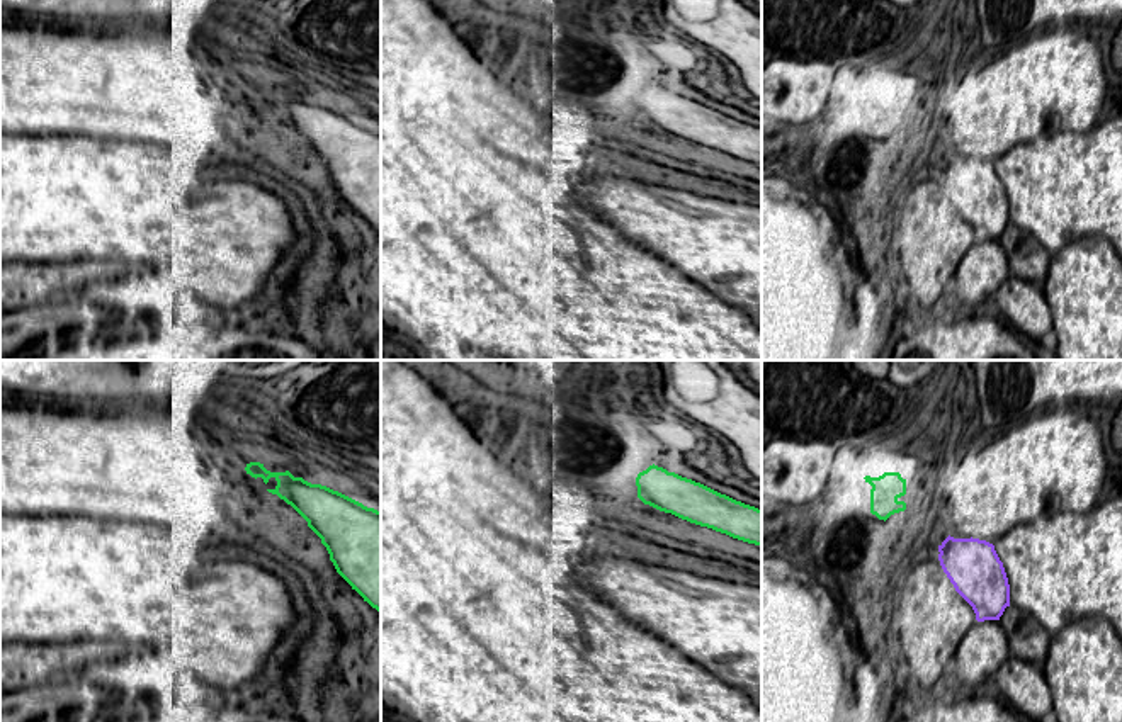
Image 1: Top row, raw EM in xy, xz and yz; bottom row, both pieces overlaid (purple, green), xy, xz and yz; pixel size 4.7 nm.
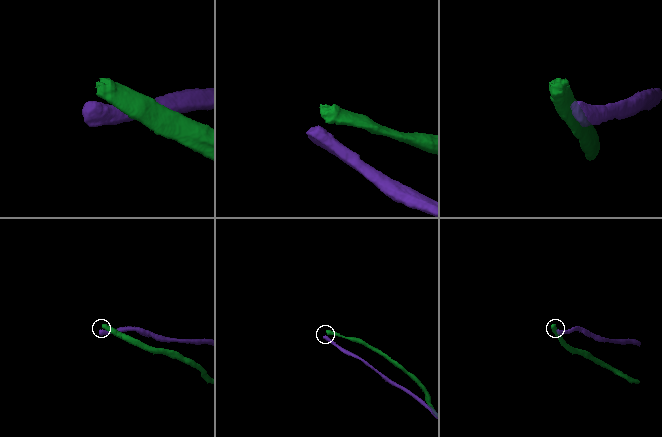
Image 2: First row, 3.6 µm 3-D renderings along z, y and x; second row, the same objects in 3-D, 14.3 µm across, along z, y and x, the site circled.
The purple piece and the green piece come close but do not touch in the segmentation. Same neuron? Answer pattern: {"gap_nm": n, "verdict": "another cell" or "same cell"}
{"gap_nm": 240, "verdict": "another cell"}

